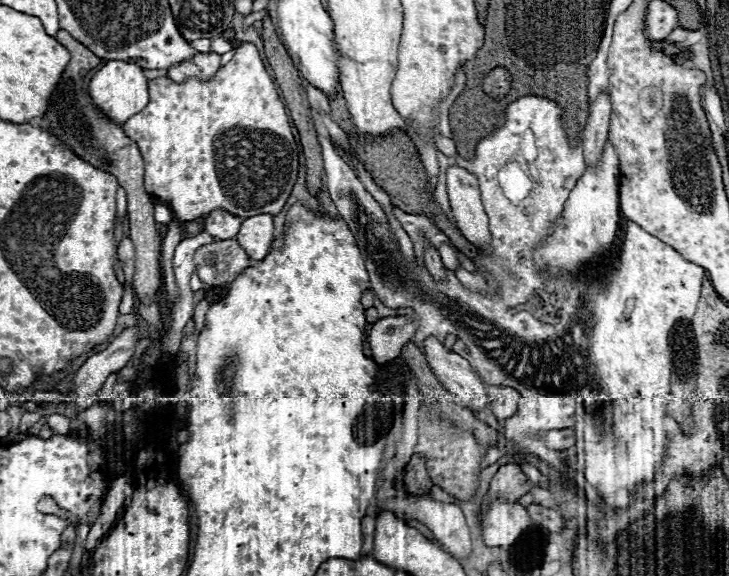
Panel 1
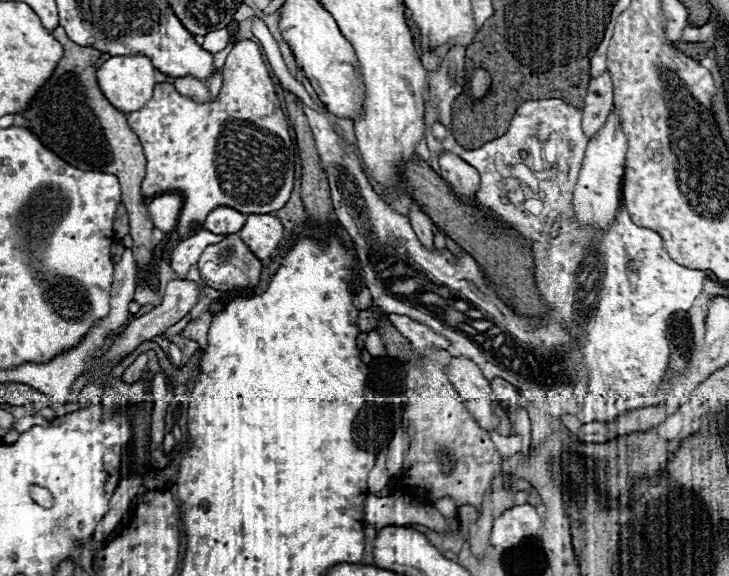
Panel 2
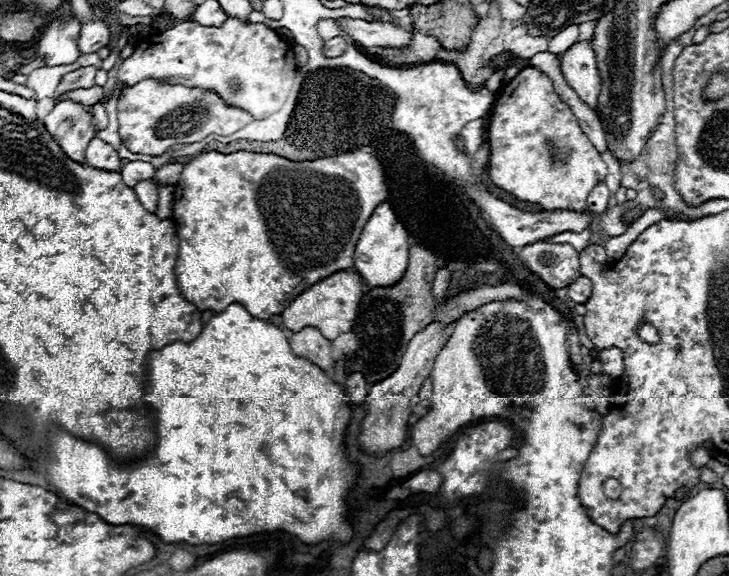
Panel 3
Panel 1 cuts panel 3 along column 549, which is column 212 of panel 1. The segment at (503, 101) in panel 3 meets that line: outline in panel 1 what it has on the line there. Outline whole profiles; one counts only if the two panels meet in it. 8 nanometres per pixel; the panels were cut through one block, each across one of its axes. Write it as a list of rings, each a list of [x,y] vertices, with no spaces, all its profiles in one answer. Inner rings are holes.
[[[244,42],[238,46],[234,58],[210,80],[188,78],[182,84],[176,84],[174,80],[162,76],[148,82],[148,92],[148,106],[132,116],[122,128],[142,152],[146,164],[146,190],[160,200],[166,200],[172,206],[178,222],[196,220],[216,208],[224,208],[242,218],[256,214],[276,216],[282,210],[298,178],[296,140],[292,136],[286,108],[280,102],[274,82],[266,72],[254,44]]]

